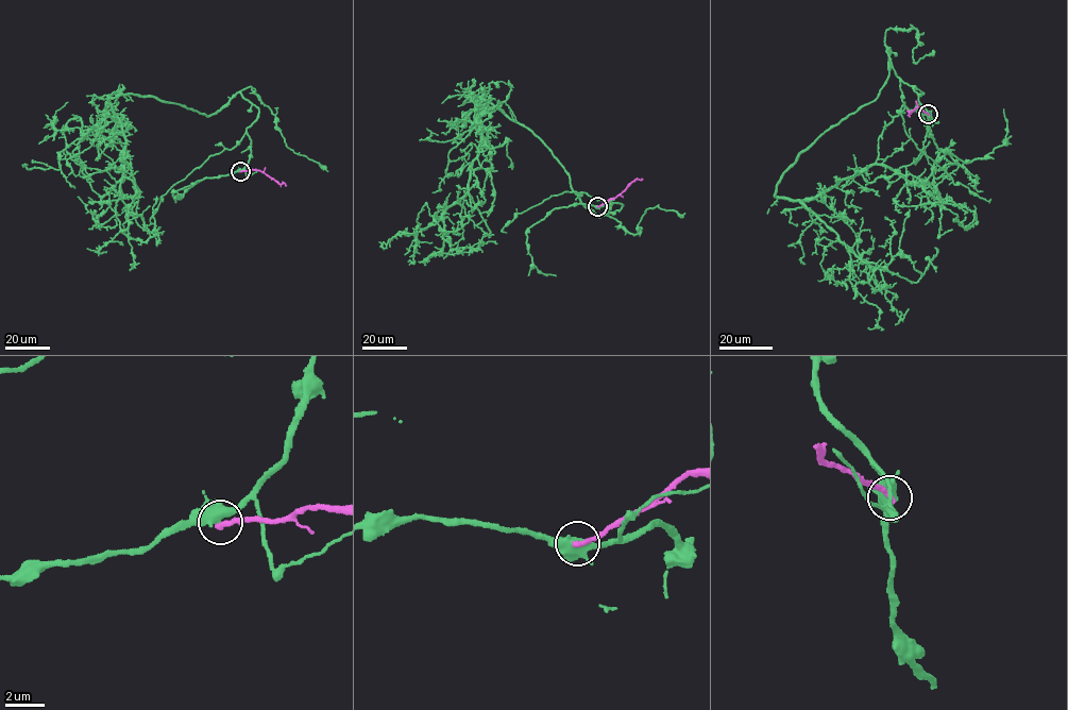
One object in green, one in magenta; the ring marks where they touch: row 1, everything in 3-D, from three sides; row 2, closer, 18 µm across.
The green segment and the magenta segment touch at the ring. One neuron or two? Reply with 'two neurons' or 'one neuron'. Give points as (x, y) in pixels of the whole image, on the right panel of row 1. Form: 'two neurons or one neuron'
two neurons

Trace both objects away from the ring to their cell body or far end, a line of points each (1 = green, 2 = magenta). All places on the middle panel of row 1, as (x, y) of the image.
1: (597, 206), (623, 205), (586, 206), (552, 151), (478, 97), (468, 192), (423, 261), (467, 244)
2: (597, 206), (642, 179)

